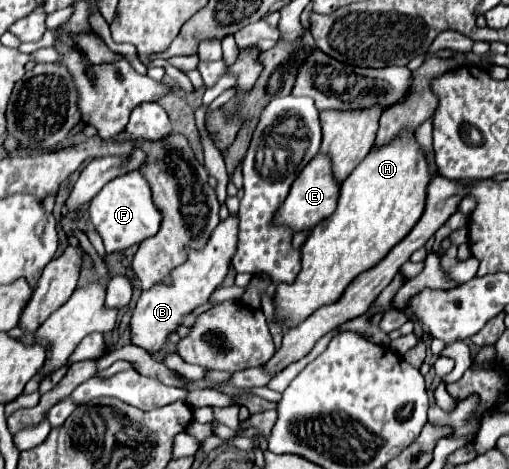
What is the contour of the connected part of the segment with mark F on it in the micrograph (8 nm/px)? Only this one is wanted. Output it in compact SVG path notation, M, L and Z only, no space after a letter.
M137 170L105 184L103 190L97 194L97 198L91 200L89 214L95 230L103 238L107 254L123 252L135 244L141 244L145 238L155 236L163 220L163 214L153 202L153 194L147 180Z

